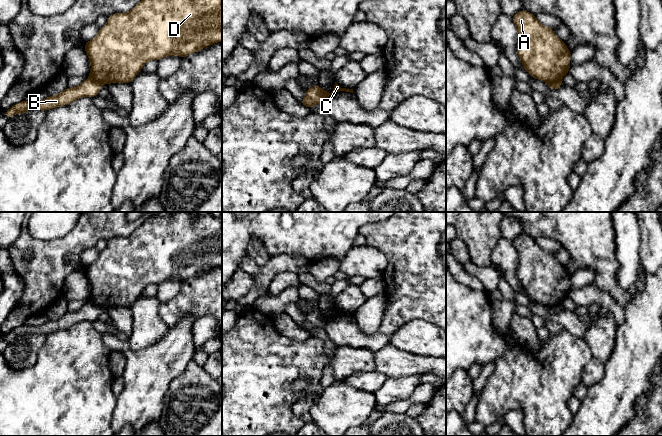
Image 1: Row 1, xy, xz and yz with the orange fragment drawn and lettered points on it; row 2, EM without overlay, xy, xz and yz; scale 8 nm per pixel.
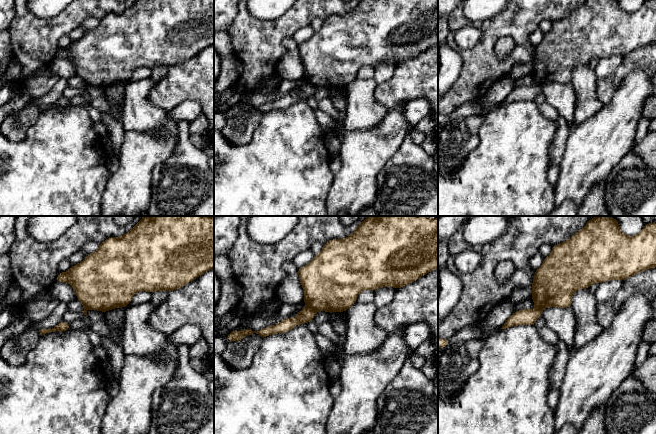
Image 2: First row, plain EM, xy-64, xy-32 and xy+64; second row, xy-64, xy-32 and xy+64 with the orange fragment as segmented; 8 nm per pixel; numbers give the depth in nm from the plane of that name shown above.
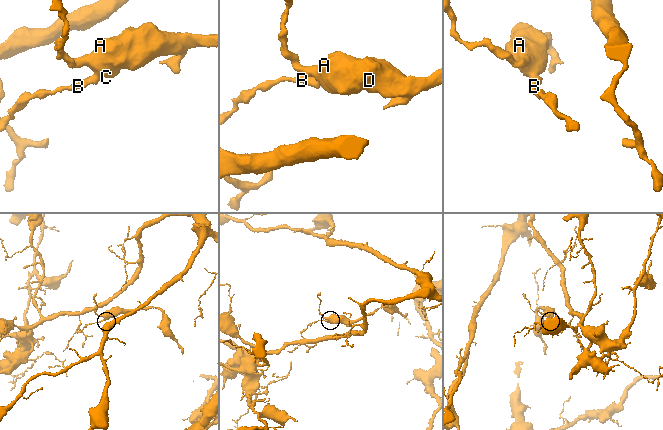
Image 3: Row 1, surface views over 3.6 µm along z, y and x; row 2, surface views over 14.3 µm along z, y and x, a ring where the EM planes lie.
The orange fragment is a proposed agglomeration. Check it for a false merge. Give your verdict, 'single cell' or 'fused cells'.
fused cells

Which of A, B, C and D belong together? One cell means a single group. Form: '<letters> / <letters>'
A C D / B

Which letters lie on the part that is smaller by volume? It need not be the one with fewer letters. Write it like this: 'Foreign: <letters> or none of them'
Foreign: A, C, D

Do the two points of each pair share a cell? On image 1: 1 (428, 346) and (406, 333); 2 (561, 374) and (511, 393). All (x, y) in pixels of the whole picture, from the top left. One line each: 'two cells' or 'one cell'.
1: one cell
2: one cell

